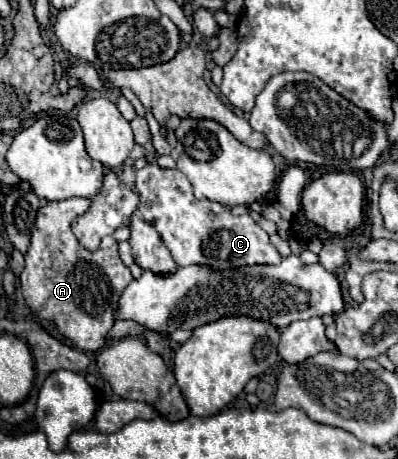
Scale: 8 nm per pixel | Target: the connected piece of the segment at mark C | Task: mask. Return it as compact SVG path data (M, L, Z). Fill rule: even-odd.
M147 163L137 171L139 191L139 213L149 221L161 235L163 243L171 251L177 265L203 263L213 269L229 269L241 265L279 265L281 255L271 243L269 235L249 217L235 217L229 207L197 199L189 179L179 169L163 169L157 163Z

